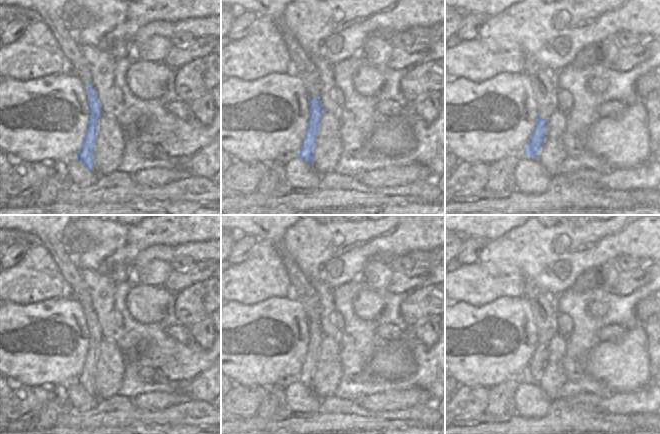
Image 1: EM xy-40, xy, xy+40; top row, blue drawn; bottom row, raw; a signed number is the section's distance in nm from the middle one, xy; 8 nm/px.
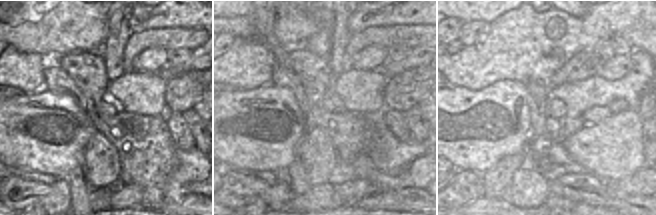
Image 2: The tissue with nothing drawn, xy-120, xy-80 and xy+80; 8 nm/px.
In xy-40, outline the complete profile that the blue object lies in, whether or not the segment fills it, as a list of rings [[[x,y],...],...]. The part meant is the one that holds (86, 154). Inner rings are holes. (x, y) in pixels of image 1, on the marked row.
[[[82,82],[86,100],[88,102],[88,110],[90,118],[88,120],[88,128],[82,142],[82,148],[78,152],[76,158],[79,159],[88,169],[94,172],[94,148],[96,146],[96,136],[98,134],[98,122],[102,116],[102,110],[98,102],[98,96],[94,88],[94,84],[86,84]]]

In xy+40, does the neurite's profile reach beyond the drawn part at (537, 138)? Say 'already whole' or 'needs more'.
already whole

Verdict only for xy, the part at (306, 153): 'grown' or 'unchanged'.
unchanged

